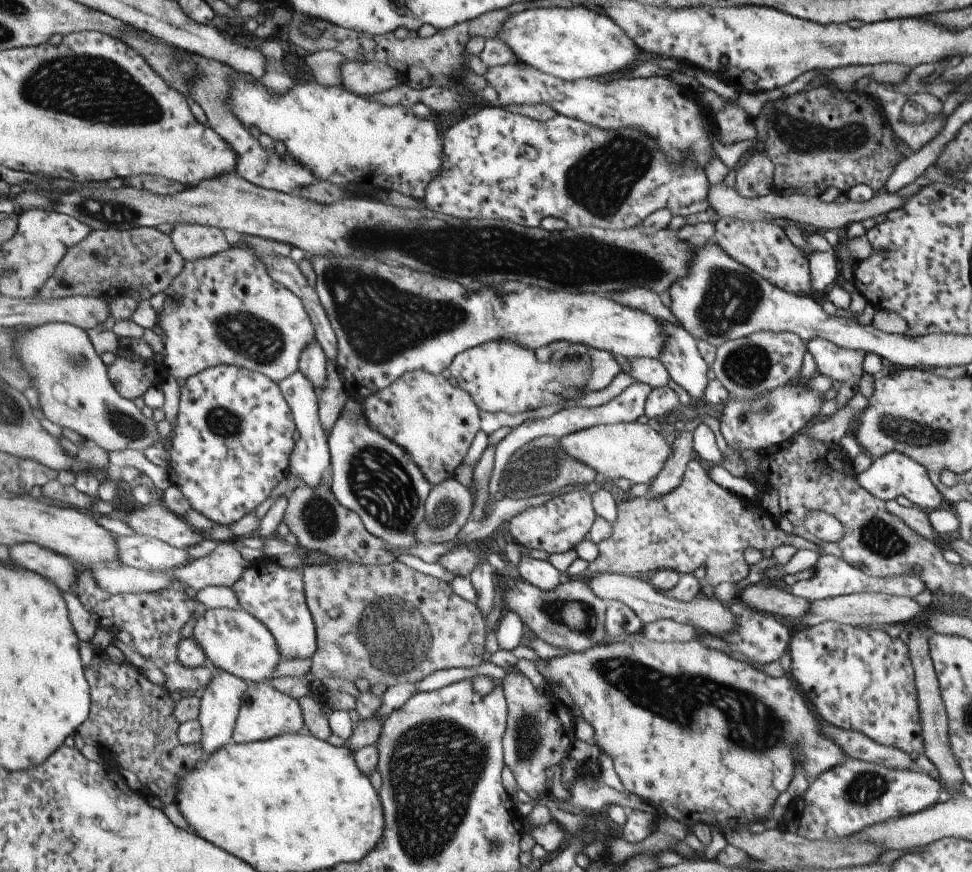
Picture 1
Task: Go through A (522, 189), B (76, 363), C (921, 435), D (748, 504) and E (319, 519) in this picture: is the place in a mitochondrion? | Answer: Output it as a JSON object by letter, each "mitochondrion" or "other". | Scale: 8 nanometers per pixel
{"A":"other","B":"mitochondrion","C":"mitochondrion","D":"other","E":"mitochondrion"}

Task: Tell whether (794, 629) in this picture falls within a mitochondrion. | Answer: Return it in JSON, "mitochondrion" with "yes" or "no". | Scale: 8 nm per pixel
{"mitochondrion":"no"}

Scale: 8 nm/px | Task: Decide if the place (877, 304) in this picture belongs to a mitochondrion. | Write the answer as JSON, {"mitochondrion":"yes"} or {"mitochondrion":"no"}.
{"mitochondrion":"no"}

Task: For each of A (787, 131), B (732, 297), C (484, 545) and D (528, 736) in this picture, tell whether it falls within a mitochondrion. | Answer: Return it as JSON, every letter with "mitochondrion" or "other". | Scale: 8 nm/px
{"A":"mitochondrion","B":"mitochondrion","C":"other","D":"mitochondrion"}

